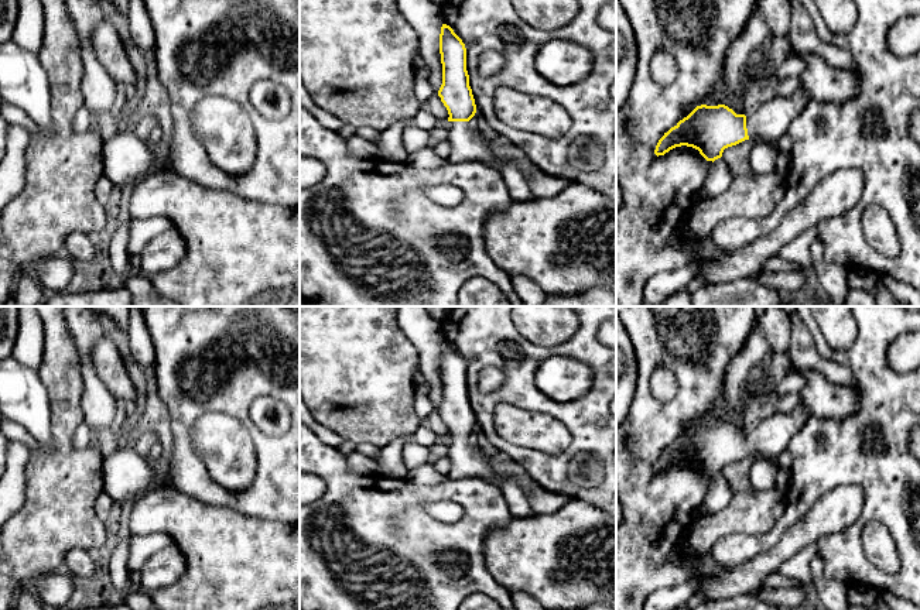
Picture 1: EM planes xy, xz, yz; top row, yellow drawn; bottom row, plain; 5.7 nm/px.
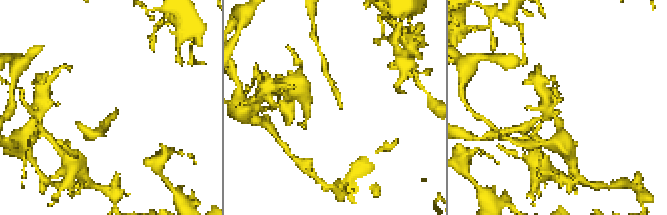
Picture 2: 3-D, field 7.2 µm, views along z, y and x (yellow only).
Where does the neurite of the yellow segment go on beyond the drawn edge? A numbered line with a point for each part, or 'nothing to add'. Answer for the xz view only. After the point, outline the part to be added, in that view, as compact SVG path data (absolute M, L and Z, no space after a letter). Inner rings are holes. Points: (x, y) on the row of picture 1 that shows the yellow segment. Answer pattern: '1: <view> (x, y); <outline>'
1: xz (467, 146); M447 121L449 162L482 162L495 167L502 175L513 203L536 199L527 174L513 161L497 157L489 141L469 128L469 121Z

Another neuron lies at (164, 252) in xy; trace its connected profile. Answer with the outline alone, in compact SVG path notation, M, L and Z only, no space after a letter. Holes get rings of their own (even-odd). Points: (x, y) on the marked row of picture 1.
M172 227L150 240L143 249L140 274L154 277L174 268L187 254L187 243Z

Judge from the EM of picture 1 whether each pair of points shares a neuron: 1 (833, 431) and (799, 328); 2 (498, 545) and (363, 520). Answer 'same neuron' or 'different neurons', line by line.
1: different neurons
2: different neurons

